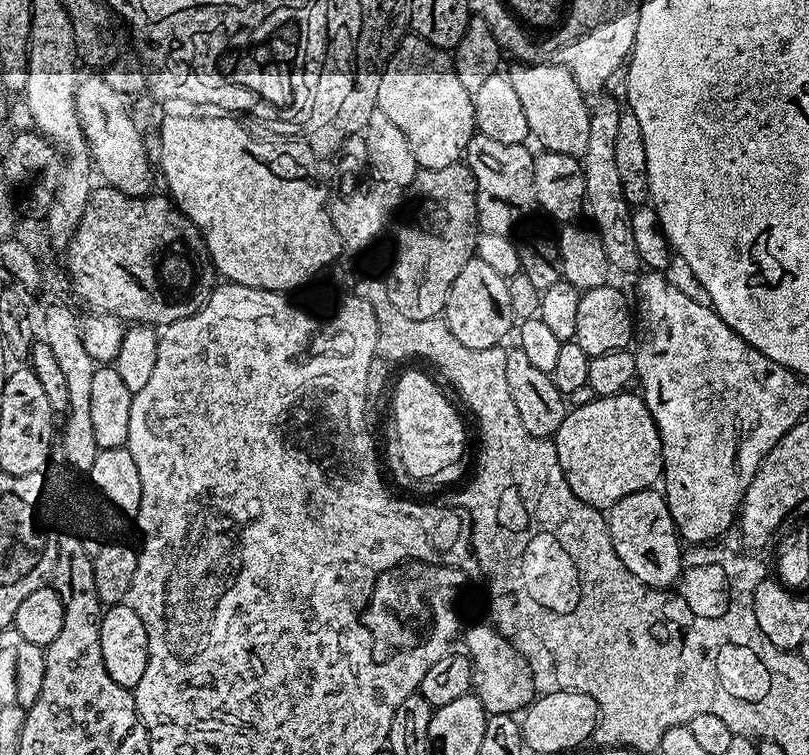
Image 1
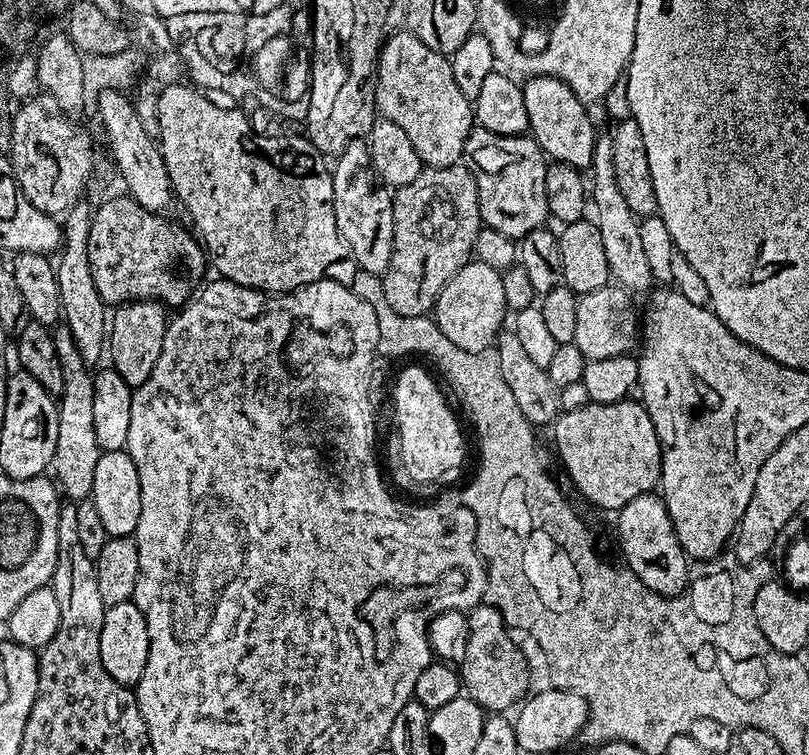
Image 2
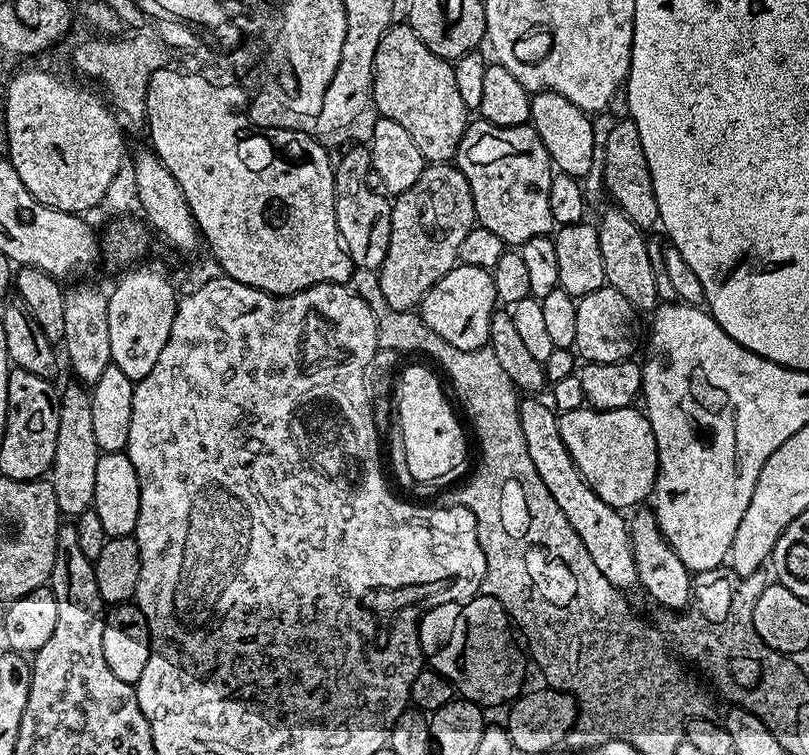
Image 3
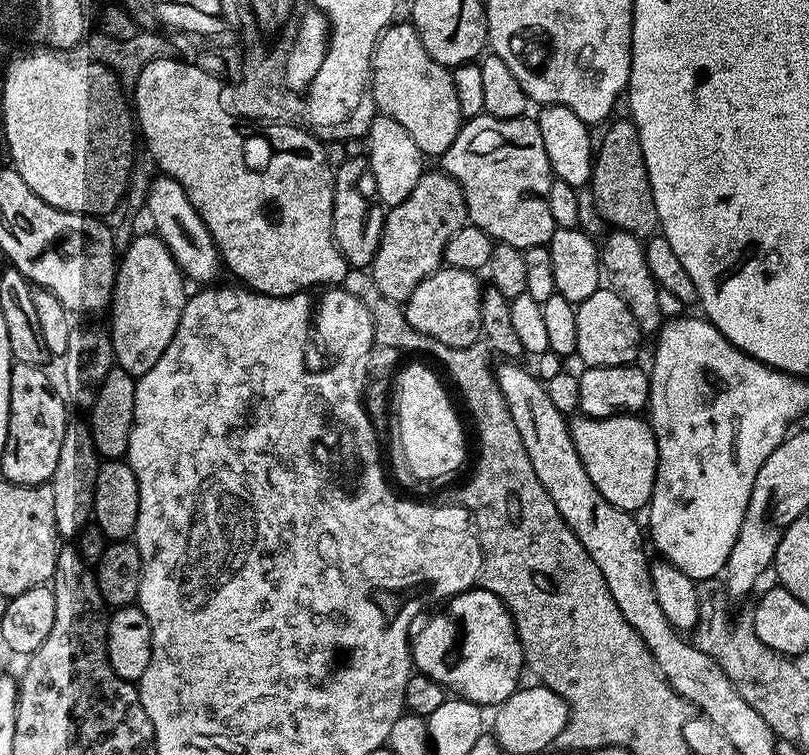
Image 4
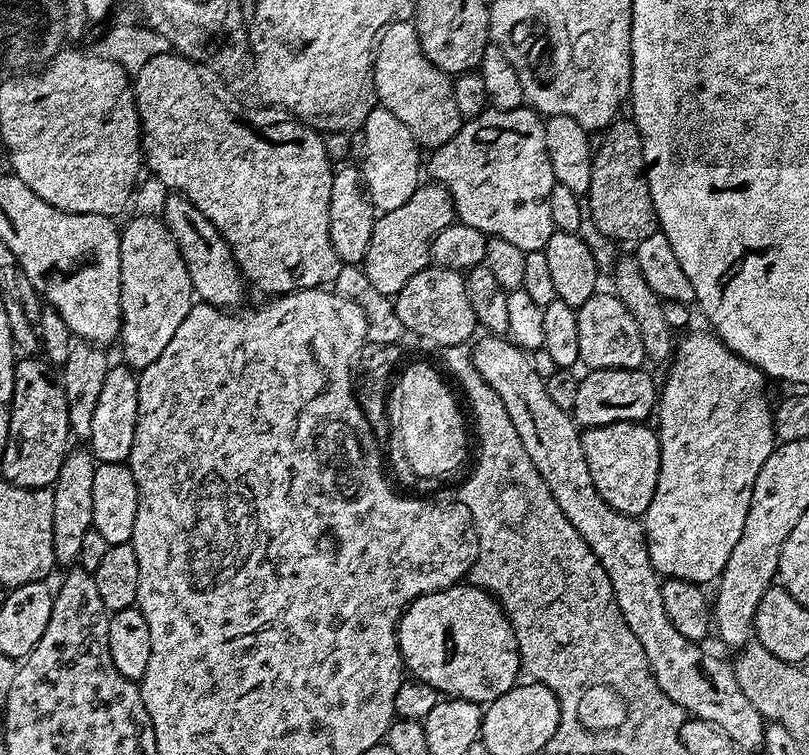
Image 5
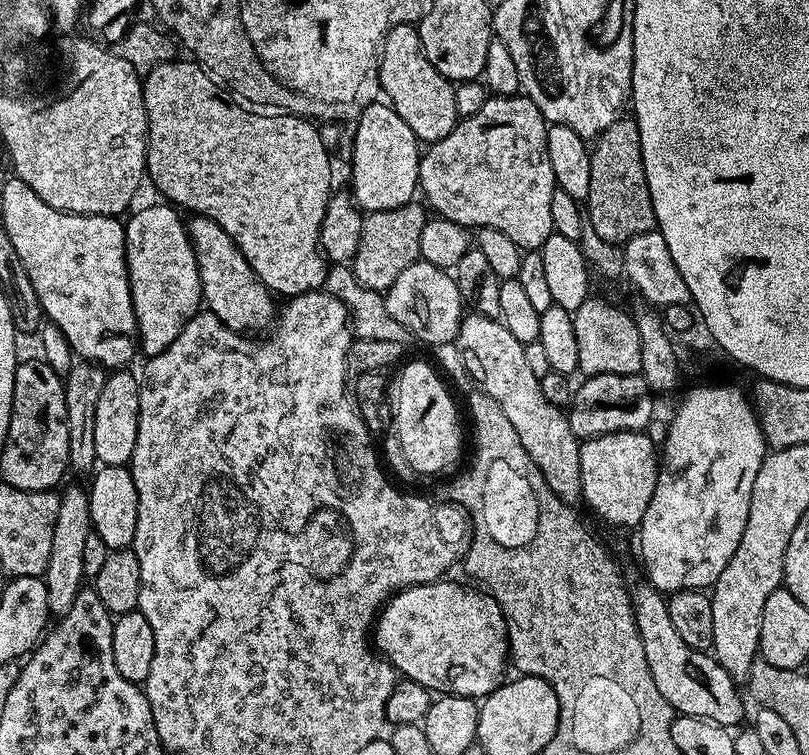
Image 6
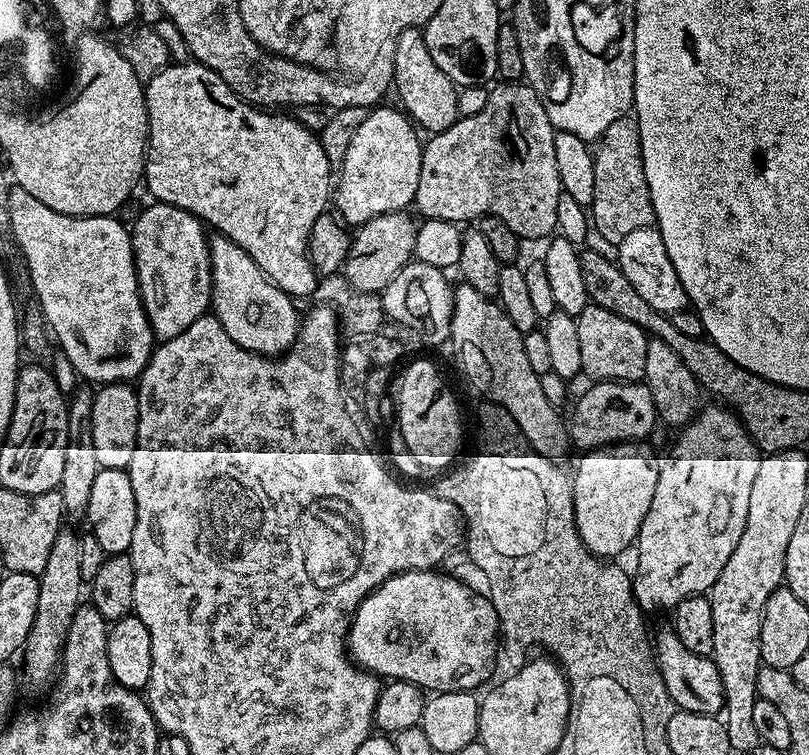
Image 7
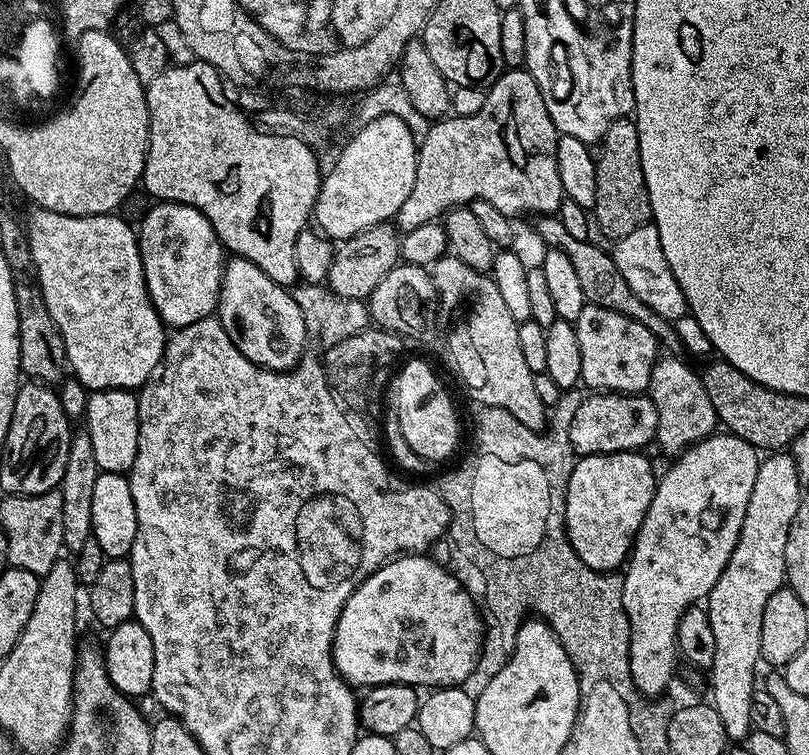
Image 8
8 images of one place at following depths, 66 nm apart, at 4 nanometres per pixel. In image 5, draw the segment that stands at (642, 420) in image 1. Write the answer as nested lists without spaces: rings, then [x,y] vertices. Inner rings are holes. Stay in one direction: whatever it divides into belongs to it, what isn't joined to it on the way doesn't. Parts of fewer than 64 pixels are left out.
[[[614,422],[597,428],[586,428],[580,433],[582,454],[586,454],[586,466],[590,466],[590,478],[594,478],[594,486],[598,486],[598,494],[627,516],[643,517],[650,506],[650,498],[654,498],[654,490],[658,486],[660,473],[660,437],[655,427],[647,428],[644,422]]]

